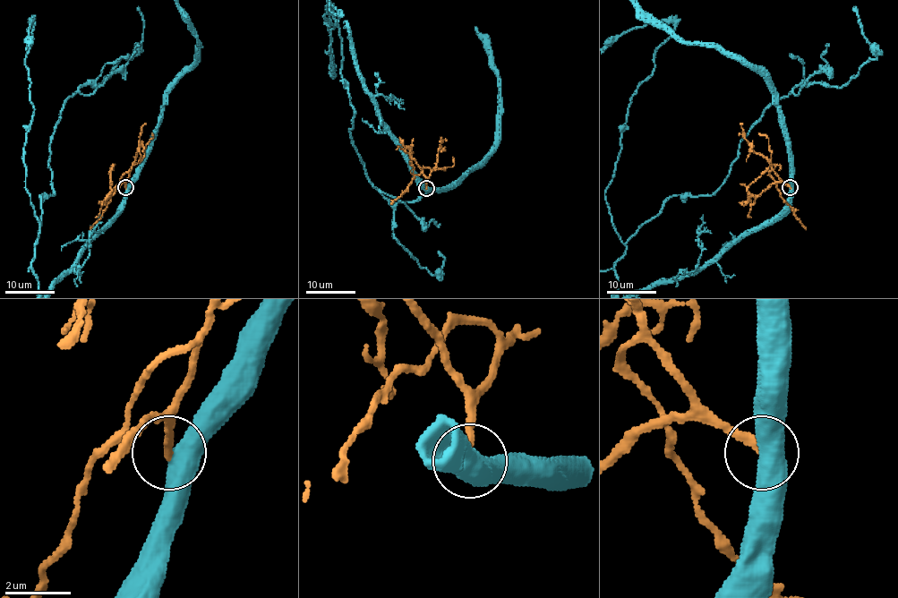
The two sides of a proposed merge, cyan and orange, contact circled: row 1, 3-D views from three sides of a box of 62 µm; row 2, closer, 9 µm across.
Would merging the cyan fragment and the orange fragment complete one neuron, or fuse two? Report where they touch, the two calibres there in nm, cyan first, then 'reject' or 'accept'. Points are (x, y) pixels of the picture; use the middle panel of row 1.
(426, 188) | 480/260 nm | accept

